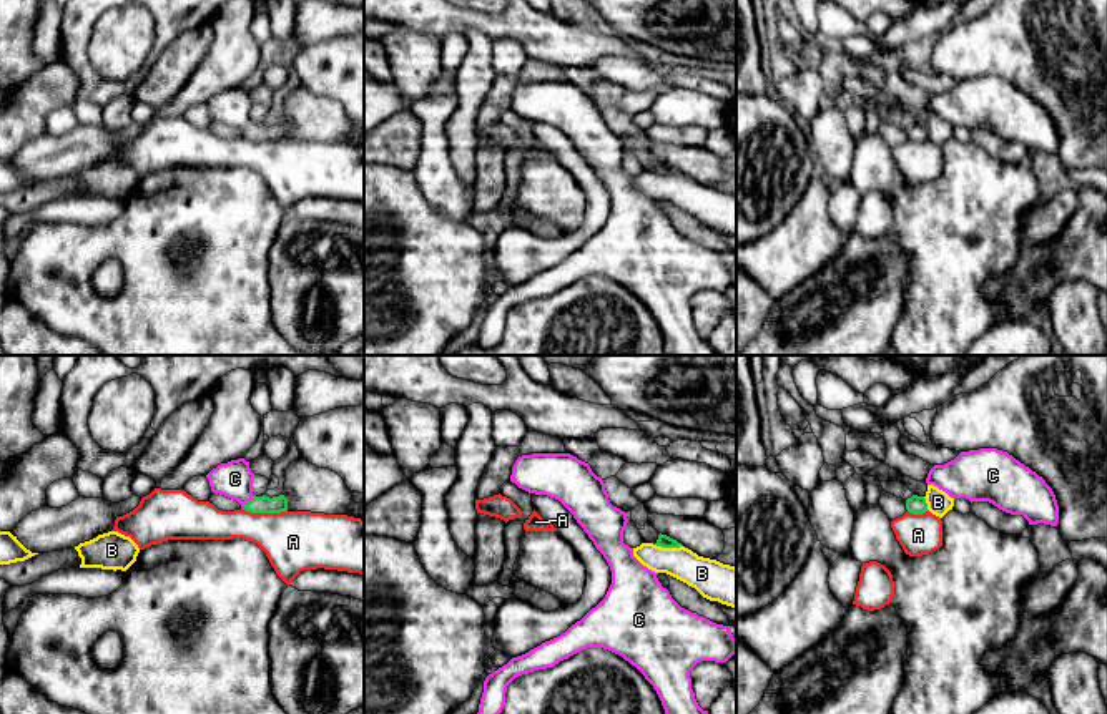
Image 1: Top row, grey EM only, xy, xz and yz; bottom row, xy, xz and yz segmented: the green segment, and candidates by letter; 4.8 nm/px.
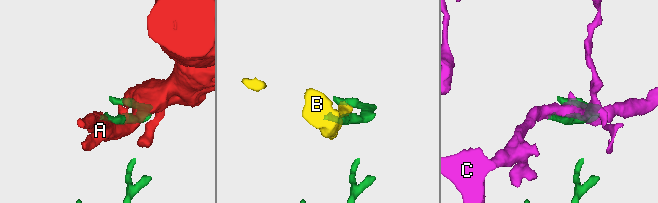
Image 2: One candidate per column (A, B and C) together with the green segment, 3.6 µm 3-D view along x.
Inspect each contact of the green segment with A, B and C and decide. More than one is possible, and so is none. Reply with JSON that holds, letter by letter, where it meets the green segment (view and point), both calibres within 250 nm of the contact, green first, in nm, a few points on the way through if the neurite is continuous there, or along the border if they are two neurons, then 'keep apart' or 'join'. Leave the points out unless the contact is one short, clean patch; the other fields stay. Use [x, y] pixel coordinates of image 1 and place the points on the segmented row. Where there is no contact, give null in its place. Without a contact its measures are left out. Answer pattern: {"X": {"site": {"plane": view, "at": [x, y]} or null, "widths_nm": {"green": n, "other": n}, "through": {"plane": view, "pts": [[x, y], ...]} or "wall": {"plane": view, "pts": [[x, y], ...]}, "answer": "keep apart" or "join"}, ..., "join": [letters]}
{"A": {"site": {"plane": "xy", "at": [266, 512]}, "widths_nm": {"green": 80, "other": 300}, "answer": "keep apart"}, "B": {"site": {"plane": "xz", "at": [669, 547]}, "widths_nm": {"green": 60, "other": 180}, "answer": "keep apart"}, "C": {"site": {"plane": "xy", "at": [248, 502]}, "widths_nm": {"green": 80, "other": 180}, "through": {"plane": "xy", "pts": [[263, 503], [248, 502], [235, 479]]}, "answer": "join"}, "join": ["C"]}

